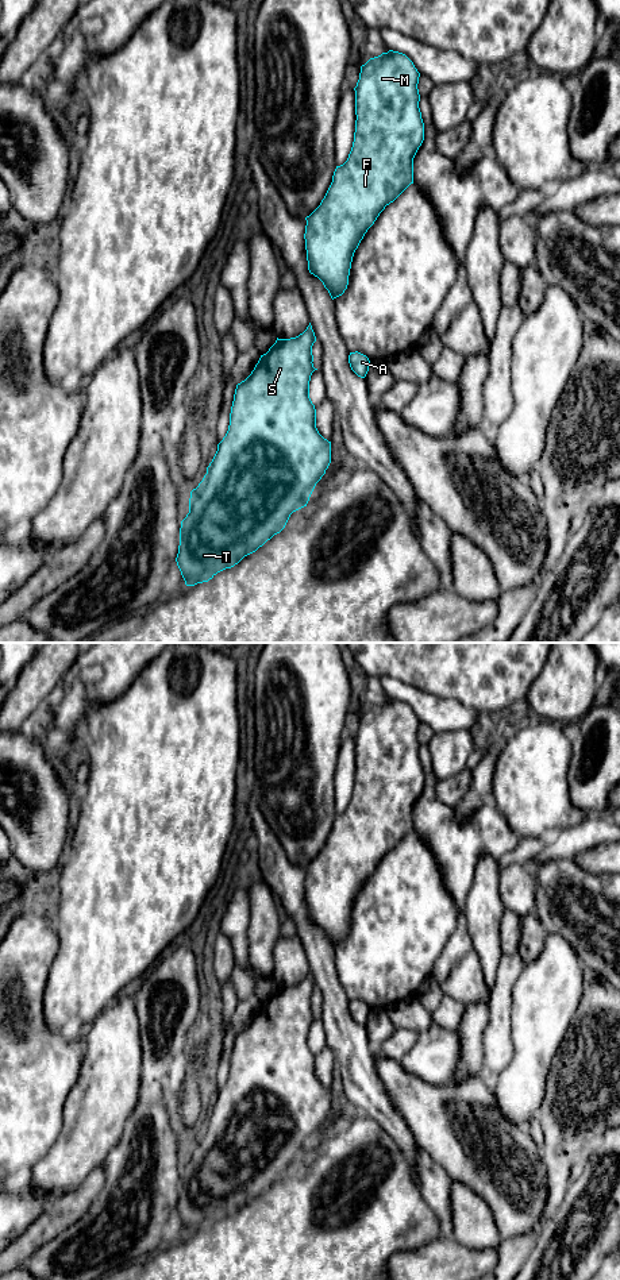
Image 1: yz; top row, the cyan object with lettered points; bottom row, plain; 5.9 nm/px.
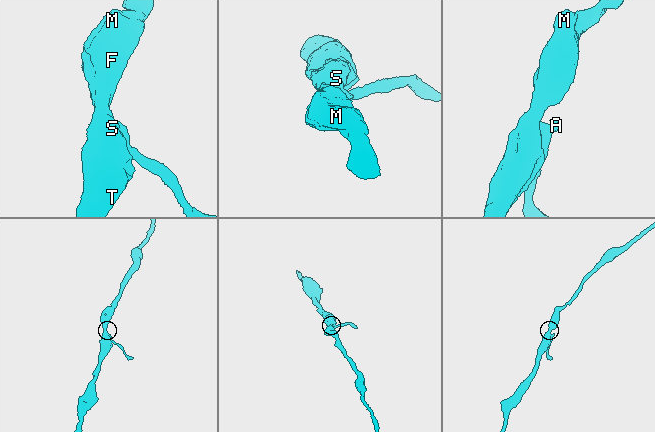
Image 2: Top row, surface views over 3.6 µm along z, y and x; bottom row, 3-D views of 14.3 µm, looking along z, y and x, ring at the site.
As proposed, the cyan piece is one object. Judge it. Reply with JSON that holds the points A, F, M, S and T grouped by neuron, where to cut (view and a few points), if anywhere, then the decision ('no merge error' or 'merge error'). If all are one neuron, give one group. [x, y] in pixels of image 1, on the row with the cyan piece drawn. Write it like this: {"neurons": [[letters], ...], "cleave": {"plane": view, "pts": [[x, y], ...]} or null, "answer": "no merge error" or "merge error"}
{"neurons": [["A"], ["F", "M", "S", "T"]], "cleave": {"plane": "yz", "pts": [[311, 353], [312, 361]]}, "answer": "merge error"}

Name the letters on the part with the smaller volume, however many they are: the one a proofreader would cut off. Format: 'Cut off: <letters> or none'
Cut off: A

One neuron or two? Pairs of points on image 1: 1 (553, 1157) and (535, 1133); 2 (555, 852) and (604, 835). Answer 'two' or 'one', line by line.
1: two
2: one

